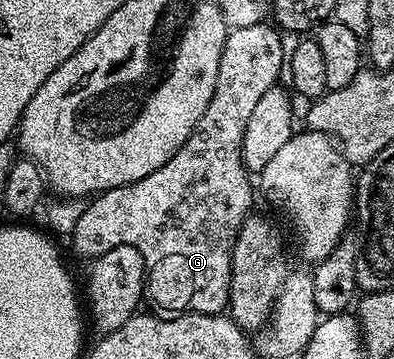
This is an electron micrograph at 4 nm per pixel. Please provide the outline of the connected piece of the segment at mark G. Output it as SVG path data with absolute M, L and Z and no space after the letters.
M261 23L254 27L238 27L231 30L226 39L226 43L222 47L222 57L218 63L218 79L214 83L214 95L210 99L210 103L206 107L206 111L202 115L202 119L196 125L196 129L186 139L186 143L179 151L172 156L162 167L158 167L158 171L154 171L150 175L146 175L146 179L138 179L129 185L123 185L117 189L108 189L105 193L93 196L91 200L83 206L78 221L74 224L71 231L70 240L72 245L87 259L95 259L106 255L106 251L110 251L114 247L134 247L142 255L144 260L144 271L146 280L144 283L143 300L149 305L153 314L159 315L165 319L182 313L214 313L223 314L228 307L228 292L232 286L232 248L236 242L238 231L242 227L242 223L253 212L252 209L252 189L254 193L254 185L250 180L250 174L244 167L242 159L242 135L246 131L246 123L250 119L250 115L254 111L258 99L262 99L262 95L266 95L266 91L270 91L270 87L277 84L282 77L282 70L286 65L286 58L282 53L282 45L280 43L281 34L277 32L271 24Z

